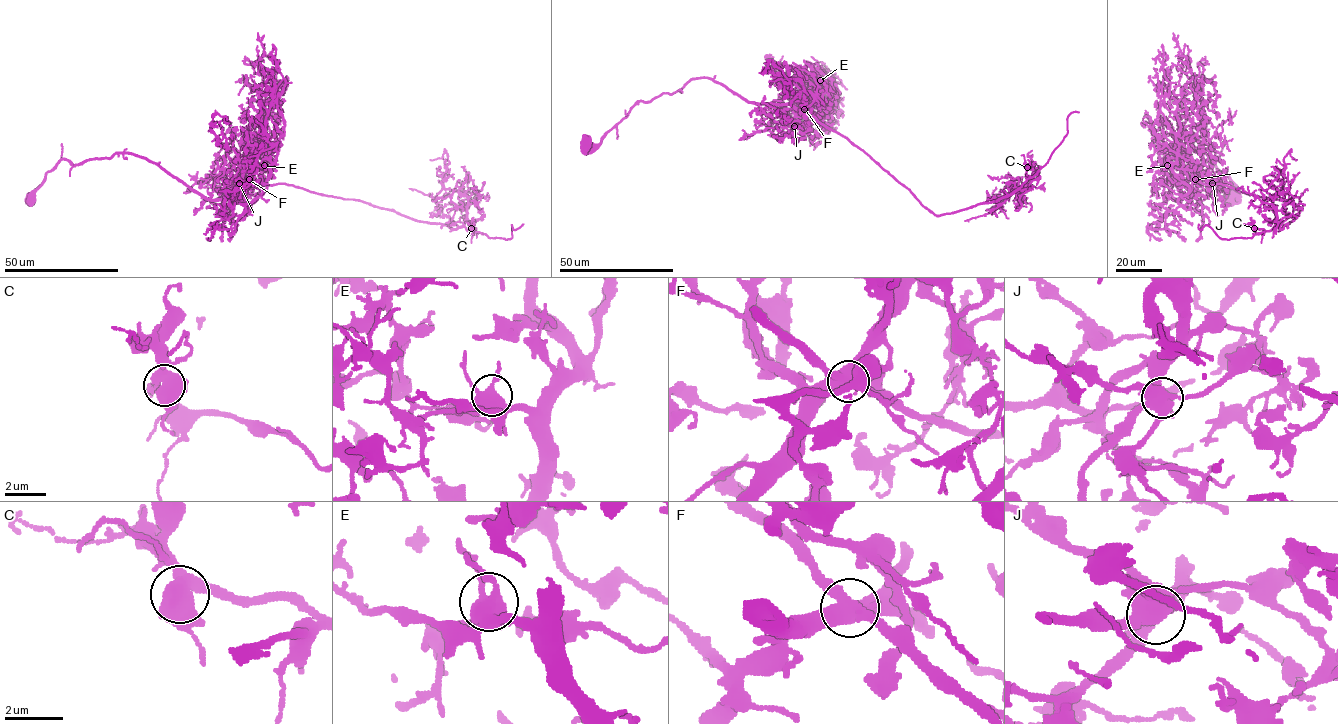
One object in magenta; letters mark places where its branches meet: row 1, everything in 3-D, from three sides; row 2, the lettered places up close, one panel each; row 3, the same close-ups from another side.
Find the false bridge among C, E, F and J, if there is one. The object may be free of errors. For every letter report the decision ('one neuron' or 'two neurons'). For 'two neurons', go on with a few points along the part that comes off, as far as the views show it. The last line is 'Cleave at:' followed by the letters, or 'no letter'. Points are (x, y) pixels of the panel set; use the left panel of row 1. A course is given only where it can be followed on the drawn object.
C: one neuron
E: one neuron
F: two neurons; foreign part runs (249, 179), (360, 200), (424, 222), (459, 228), (467, 218), (467, 198), (444, 187), (447, 154), (430, 159)
J: one neuron
Cleave at: F

